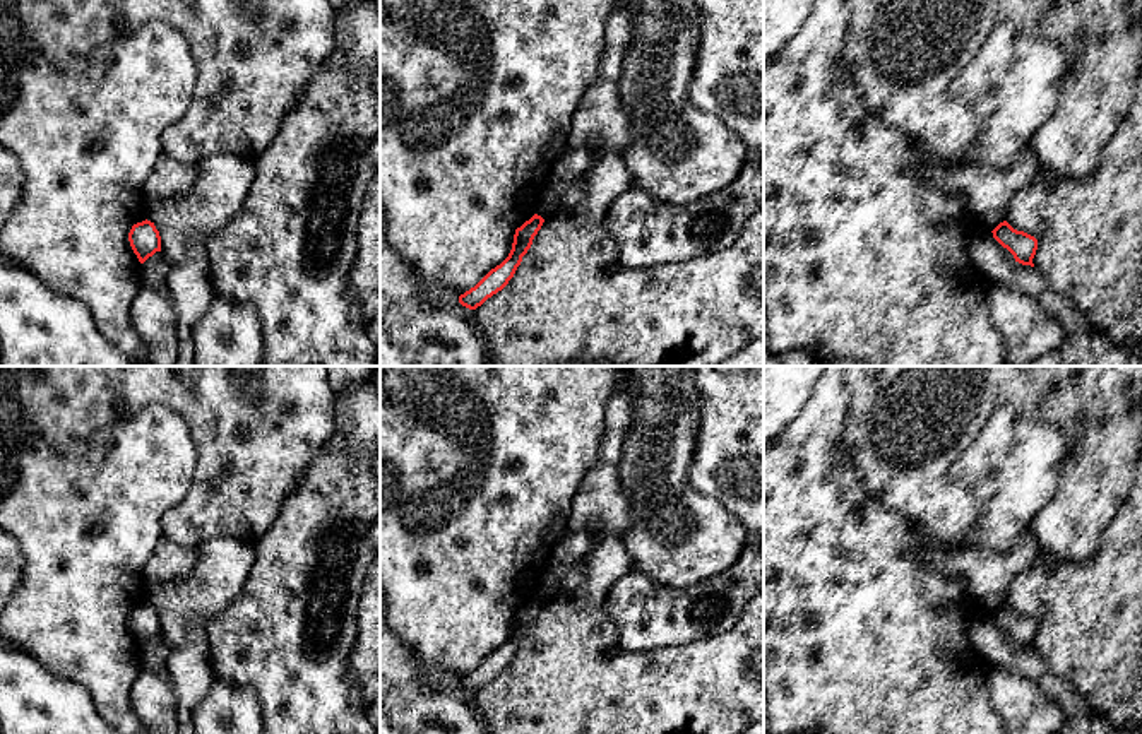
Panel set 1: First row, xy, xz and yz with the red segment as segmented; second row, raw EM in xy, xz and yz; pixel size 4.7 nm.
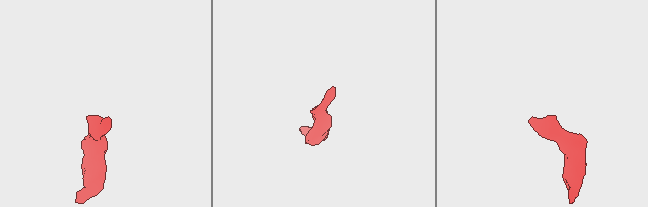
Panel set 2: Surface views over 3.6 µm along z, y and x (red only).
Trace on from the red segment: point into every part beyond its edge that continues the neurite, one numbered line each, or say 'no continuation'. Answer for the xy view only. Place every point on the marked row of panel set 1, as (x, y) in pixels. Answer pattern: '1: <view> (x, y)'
no continuation

